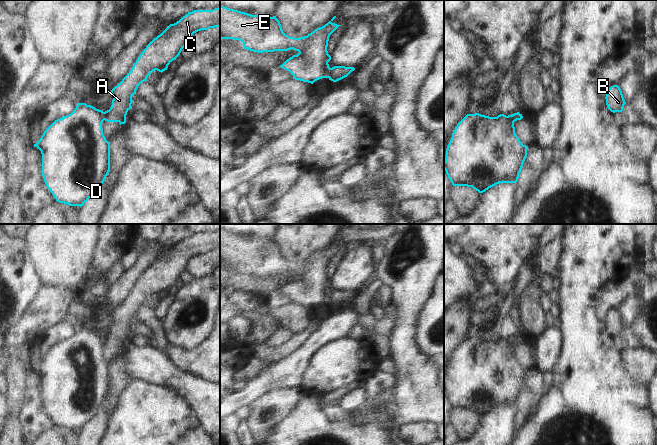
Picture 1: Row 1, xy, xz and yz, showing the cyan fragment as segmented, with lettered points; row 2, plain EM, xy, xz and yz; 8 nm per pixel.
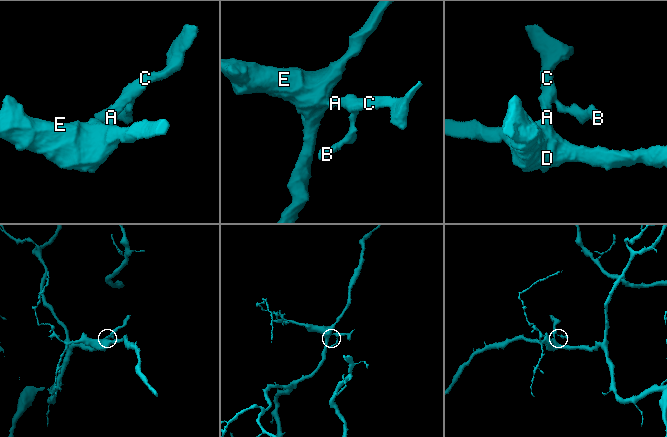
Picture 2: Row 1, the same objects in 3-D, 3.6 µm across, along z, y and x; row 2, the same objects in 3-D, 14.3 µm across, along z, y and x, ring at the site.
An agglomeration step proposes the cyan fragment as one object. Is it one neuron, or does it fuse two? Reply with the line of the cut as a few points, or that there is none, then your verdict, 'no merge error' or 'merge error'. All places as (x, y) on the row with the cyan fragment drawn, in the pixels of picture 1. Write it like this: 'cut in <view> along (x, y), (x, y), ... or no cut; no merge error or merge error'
cut in xz along (330, 68), (327, 77); merge error

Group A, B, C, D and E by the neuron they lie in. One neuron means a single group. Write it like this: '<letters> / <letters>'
A B C / D E

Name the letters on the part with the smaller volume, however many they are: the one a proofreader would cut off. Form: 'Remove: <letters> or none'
Remove: A, B, C

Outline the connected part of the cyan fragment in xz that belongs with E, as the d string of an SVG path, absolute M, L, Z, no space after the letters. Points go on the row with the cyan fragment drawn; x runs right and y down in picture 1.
M220 6L220 40L233 39L240 40L244 49L253 52L274 52L295 50L299 53L287 59L281 68L289 71L293 75L293 79L313 84L315 81L328 78L330 70L328 62L331 56L328 54L327 46L330 35L341 25L337 25L332 21L334 16L327 24L315 29L307 36L294 38L286 35L281 27L280 21L276 16L258 16L251 15L238 10Z

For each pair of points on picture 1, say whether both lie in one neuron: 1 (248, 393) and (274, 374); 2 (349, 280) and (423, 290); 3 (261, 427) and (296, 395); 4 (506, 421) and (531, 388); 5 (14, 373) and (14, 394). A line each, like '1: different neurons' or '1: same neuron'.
1: same neuron
2: different neurons
3: same neuron
4: different neurons
5: same neuron

